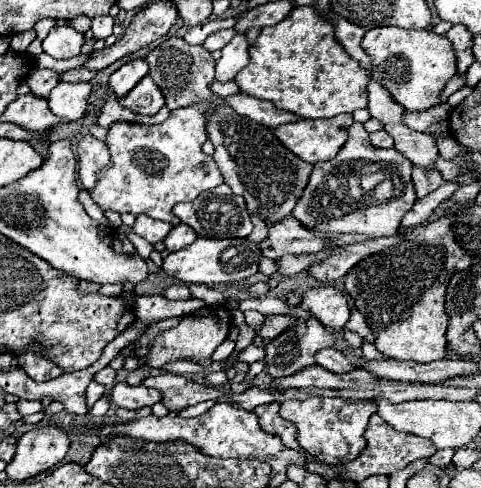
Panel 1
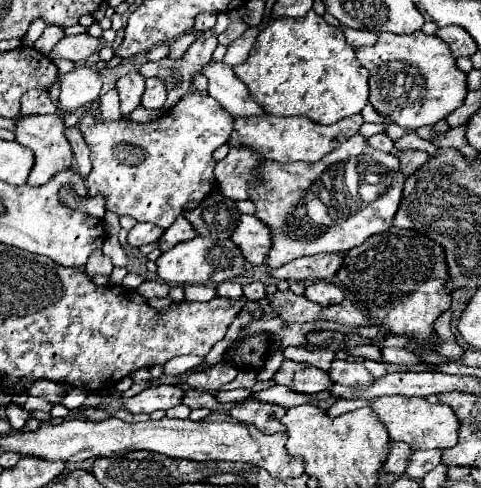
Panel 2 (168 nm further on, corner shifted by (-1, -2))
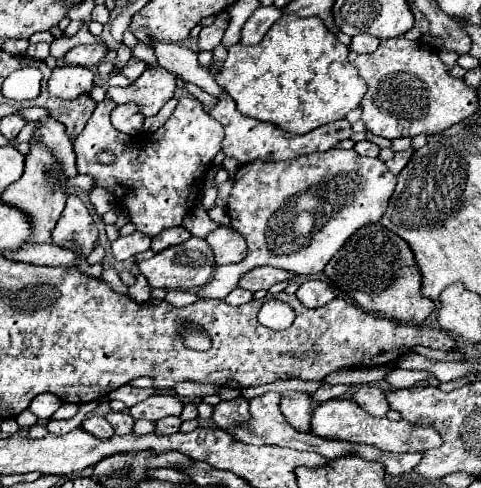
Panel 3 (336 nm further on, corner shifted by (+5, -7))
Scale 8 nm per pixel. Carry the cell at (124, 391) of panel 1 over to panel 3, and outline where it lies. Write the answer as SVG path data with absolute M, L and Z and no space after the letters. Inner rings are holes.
M151 395L145 401L133 405L129 409L129 415L133 419L149 419L149 421L159 421L163 417L175 415L179 417L183 411L183 401L177 395Z

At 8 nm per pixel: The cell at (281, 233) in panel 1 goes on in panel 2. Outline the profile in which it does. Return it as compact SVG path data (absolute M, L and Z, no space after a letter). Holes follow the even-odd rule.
M241 214L241 222L231 240L241 248L247 262L255 266L267 262L267 254L271 250L271 230L267 230L265 222L259 222L259 218Z

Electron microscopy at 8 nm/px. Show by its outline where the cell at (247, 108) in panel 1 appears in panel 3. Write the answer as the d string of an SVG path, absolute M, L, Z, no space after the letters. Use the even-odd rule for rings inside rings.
M141 27L141 31L133 33L137 37L139 43L145 43L149 49L155 51L157 63L161 67L165 67L167 71L179 75L183 81L189 81L193 85L199 85L203 91L211 93L211 95L219 95L223 93L223 89L217 85L215 75L211 75L207 71L207 67L201 67L197 63L197 53L193 53L191 49L185 49L181 45L173 45L173 43L157 43L149 39L149 31L145 31Z

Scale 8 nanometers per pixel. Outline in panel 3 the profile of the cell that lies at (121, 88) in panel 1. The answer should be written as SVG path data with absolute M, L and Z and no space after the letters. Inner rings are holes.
M133 103L117 105L111 113L111 123L117 131L127 135L139 135L143 131L143 115L139 107L133 107Z

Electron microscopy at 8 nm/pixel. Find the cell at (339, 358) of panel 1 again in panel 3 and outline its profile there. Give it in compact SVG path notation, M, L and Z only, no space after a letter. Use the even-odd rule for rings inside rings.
M355 385L353 401L373 417L385 417L389 411L389 403L379 385Z

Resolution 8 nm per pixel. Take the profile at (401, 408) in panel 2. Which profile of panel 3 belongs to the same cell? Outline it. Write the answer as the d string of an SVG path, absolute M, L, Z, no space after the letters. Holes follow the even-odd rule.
M331 399L325 401L311 411L311 431L321 435L323 439L339 439L339 441L353 441L353 443L367 443L381 451L389 453L405 453L405 451L427 451L435 449L443 443L439 433L433 427L419 427L405 419L389 421L387 417L371 417L367 415L355 401L351 399Z

